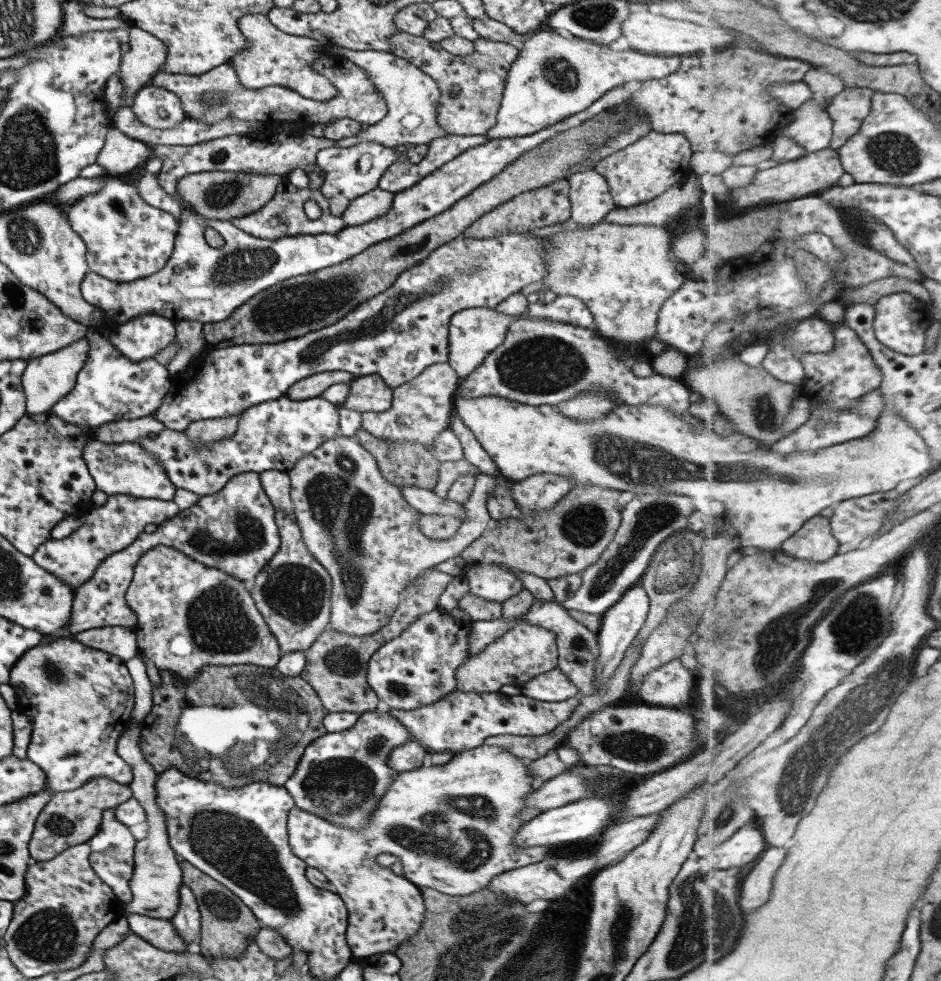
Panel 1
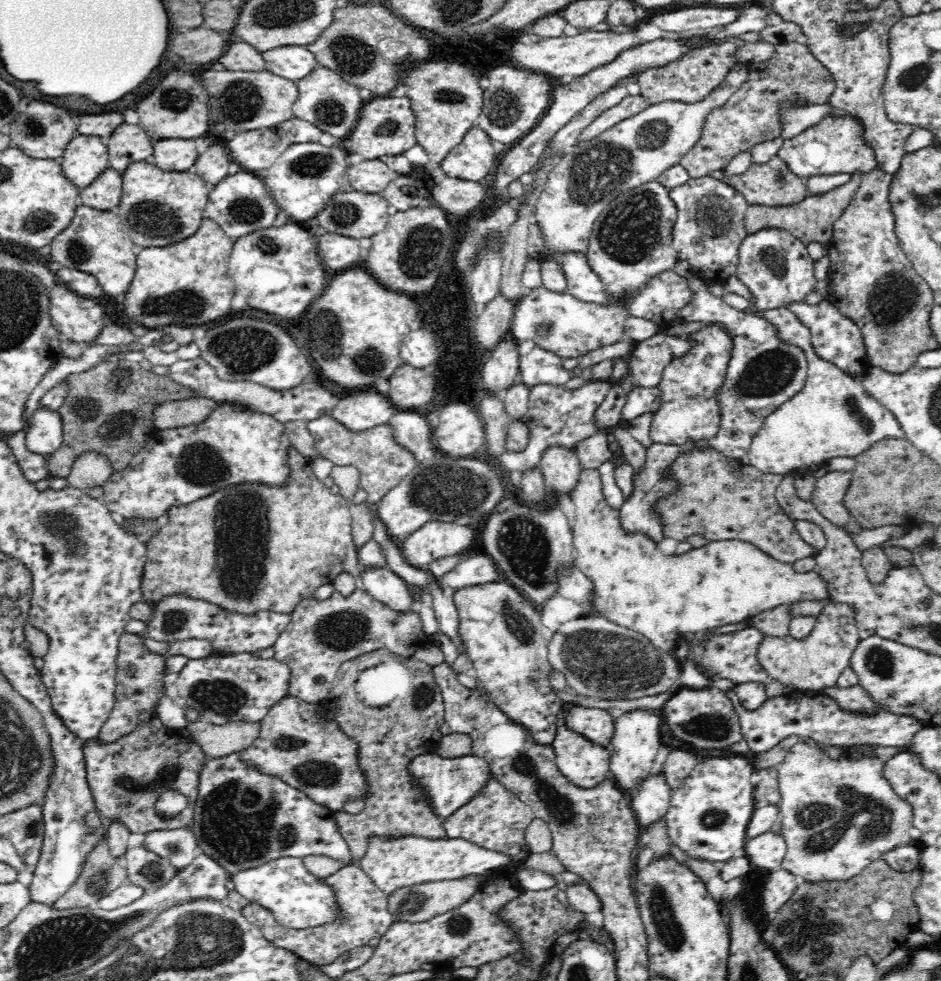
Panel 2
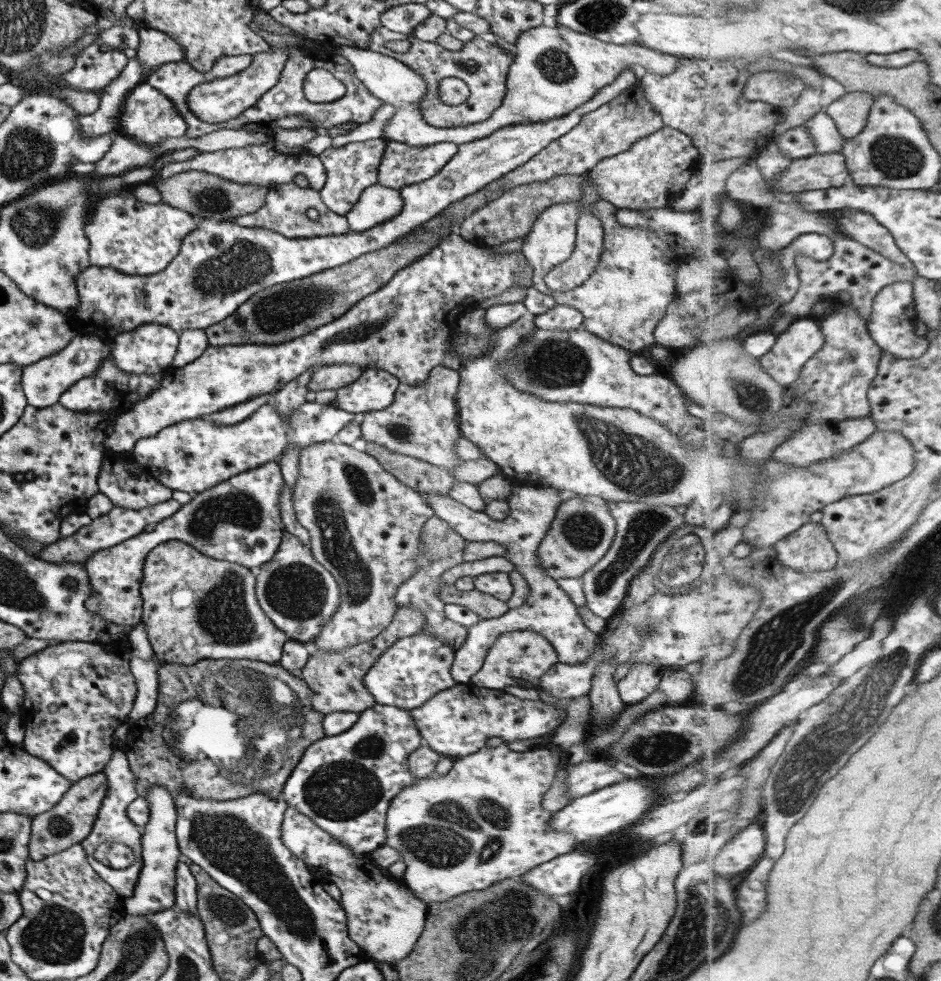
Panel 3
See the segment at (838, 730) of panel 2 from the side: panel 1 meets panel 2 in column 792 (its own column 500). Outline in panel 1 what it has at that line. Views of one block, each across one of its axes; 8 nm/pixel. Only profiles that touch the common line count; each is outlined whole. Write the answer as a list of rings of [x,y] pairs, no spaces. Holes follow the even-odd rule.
[[[451,691],[438,701],[423,705],[411,710],[397,710],[387,708],[388,713],[397,719],[409,731],[413,741],[434,752],[446,750],[452,754],[471,750],[483,745],[483,740],[489,736],[542,736],[551,732],[558,724],[569,718],[575,706],[577,706],[579,695],[562,700],[561,702],[543,702],[519,695],[507,696],[501,691],[492,693],[472,693]]]

